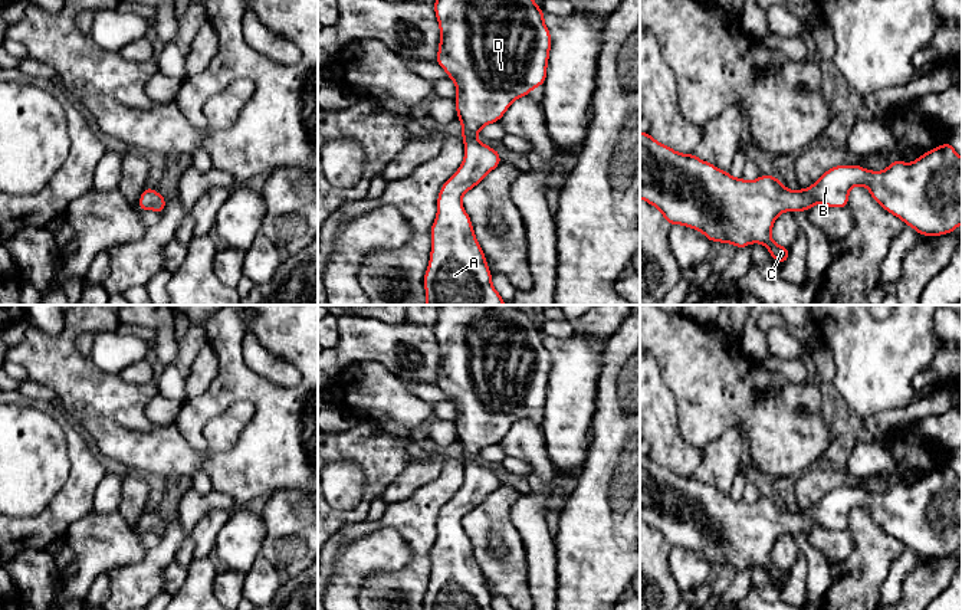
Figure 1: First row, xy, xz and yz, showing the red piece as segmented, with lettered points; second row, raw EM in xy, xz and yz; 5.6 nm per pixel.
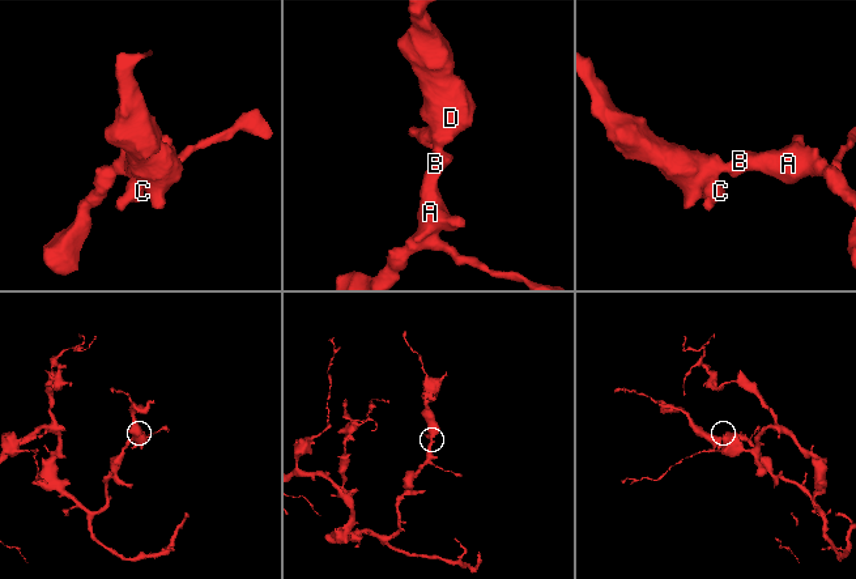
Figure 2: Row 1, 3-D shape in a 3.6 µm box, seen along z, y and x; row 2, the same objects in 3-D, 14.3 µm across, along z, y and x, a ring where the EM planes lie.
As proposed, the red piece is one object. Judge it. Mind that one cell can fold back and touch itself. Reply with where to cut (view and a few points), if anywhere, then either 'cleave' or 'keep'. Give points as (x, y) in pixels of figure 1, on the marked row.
no cut | keep

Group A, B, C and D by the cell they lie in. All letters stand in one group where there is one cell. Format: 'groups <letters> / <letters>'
groups A B C D

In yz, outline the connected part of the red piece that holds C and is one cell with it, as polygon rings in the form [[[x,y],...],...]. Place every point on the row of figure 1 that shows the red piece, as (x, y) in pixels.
[[[640,131],[640,199],[657,207],[669,224],[682,224],[702,232],[712,243],[722,242],[742,249],[762,243],[774,260],[788,262],[789,247],[777,245],[771,230],[784,211],[808,211],[815,203],[843,209],[848,206],[853,186],[864,186],[889,213],[902,219],[922,236],[952,233],[962,224],[962,158],[949,142],[922,154],[907,164],[894,160],[883,171],[870,171],[858,164],[835,165],[804,190],[788,190],[778,178],[759,176],[749,183],[733,178],[695,154],[680,154]]]

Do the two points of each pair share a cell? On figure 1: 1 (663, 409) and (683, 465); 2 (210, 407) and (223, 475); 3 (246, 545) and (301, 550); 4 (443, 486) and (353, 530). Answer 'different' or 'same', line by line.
1: same
2: same
3: different
4: same

